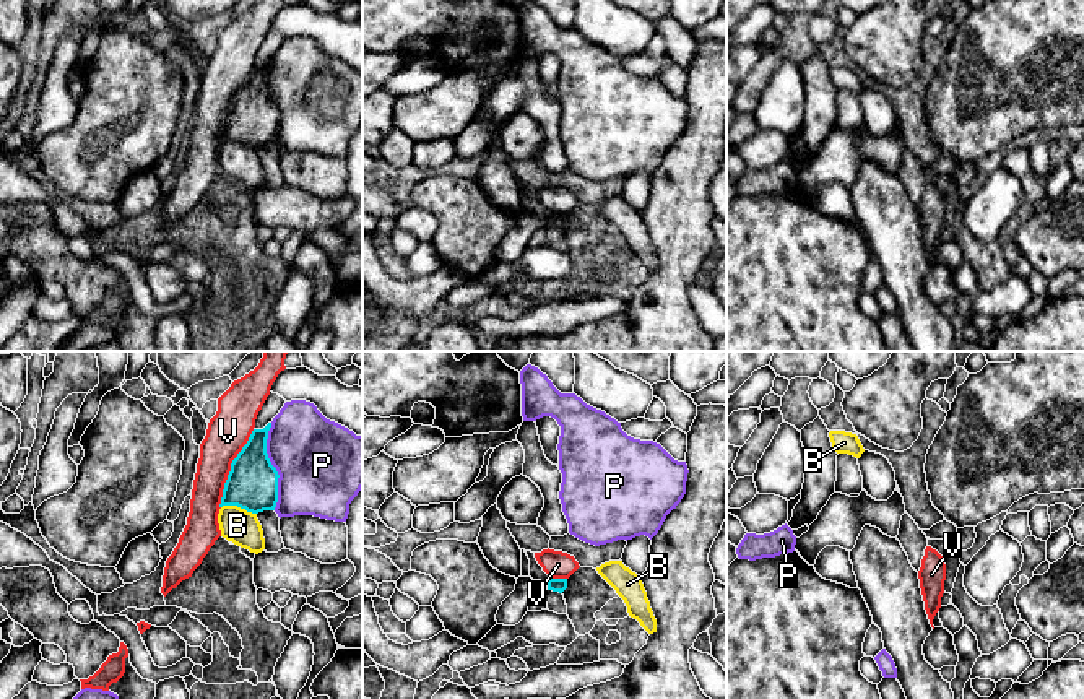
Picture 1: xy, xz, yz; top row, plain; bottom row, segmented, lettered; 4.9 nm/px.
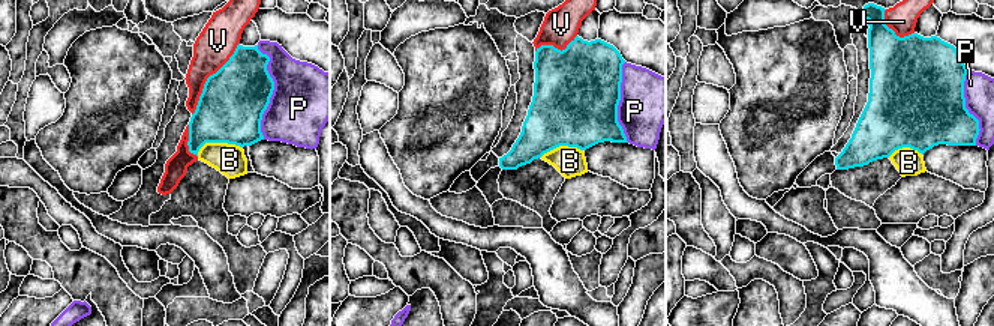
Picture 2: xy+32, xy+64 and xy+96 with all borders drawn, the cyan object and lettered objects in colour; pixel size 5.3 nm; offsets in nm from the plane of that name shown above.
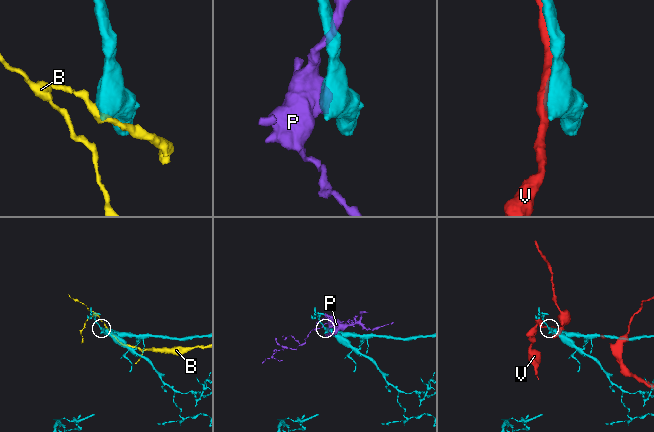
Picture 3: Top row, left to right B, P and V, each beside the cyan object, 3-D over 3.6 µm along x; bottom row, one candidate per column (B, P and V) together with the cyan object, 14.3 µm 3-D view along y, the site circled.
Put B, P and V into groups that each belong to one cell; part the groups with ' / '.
B / P / V

